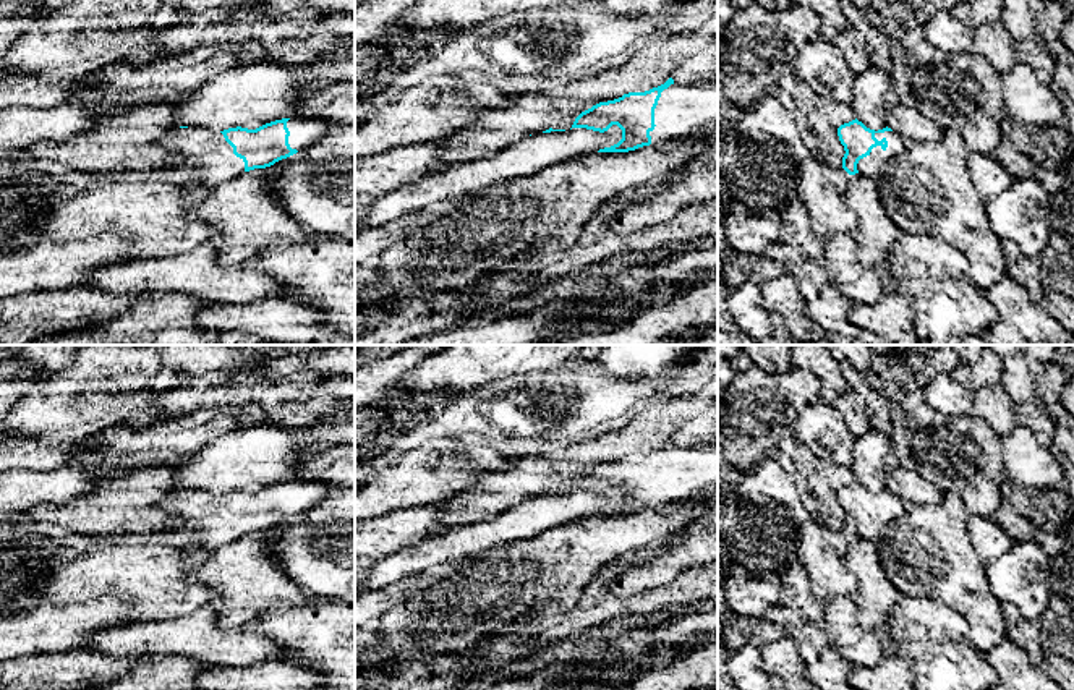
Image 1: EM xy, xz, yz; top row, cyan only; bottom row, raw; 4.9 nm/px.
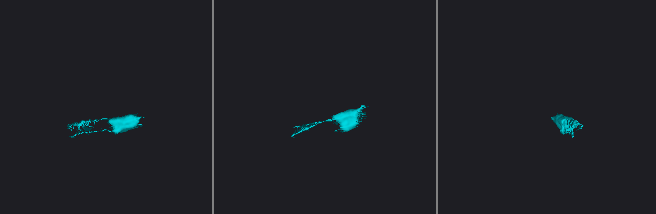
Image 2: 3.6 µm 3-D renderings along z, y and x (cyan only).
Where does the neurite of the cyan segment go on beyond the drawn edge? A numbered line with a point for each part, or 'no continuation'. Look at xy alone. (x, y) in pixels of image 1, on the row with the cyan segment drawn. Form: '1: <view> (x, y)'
1: xy (303, 132)
2: xy (206, 151)

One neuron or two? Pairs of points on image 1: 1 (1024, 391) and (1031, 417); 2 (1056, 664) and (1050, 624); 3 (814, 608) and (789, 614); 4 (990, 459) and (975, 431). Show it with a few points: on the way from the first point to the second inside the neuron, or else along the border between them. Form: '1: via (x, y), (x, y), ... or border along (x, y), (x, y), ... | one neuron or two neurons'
1: border along (1035, 397), (1016, 405) | two neurons
2: via (1056, 655), (1056, 634) | one neuron
3: border along (781, 603), (799, 609), (809, 619), (820, 624) | two neurons
4: via (985, 452), (975, 438) | one neuron

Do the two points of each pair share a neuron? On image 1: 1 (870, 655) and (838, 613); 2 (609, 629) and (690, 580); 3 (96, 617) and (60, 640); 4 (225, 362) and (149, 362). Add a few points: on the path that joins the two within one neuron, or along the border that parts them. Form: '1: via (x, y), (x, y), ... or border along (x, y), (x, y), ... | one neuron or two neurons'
1: via (860, 645), (841, 622) | one neuron
2: border along (664, 609), (613, 619), (590, 629) | two neurons
3: via (88, 617), (68, 632) | one neuron
4: border along (161, 362), (162, 368) | two neurons

